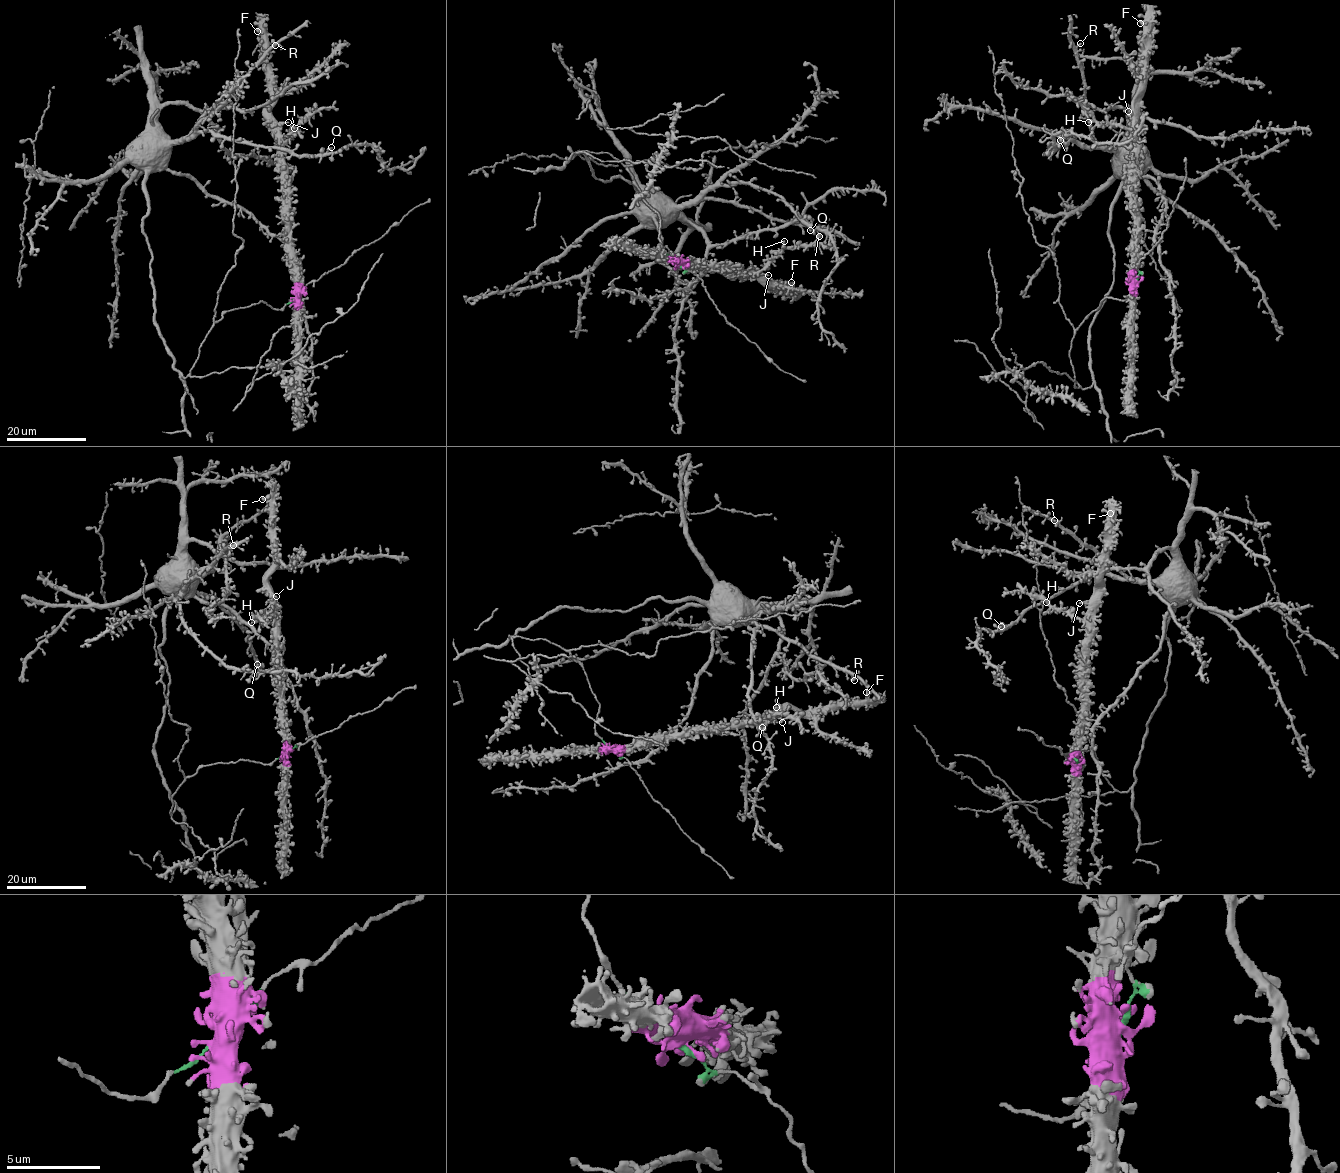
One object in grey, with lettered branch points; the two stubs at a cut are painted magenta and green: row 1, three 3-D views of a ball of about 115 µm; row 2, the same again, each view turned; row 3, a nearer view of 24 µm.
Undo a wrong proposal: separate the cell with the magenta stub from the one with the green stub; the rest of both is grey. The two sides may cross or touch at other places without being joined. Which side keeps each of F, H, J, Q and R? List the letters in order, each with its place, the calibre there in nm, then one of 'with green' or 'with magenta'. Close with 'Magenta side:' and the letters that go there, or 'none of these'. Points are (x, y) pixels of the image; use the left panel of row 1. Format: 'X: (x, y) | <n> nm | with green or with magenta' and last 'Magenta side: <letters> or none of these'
F: (257, 31) | 400 nm | with magenta
H: (294, 128) | 200 nm | with magenta
J: (288, 122) | 170 nm | with magenta
Q: (331, 147) | 260 nm | with green
R: (275, 45) | 240 nm | with green
Magenta side: F, H, J

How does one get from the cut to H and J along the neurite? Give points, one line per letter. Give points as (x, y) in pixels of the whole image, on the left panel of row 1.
H: (297, 296), (294, 271), (290, 266), (288, 167), (283, 160), (282, 145), (294, 127)
J: (297, 296), (294, 271), (290, 266), (290, 218), (280, 126), (288, 122)

